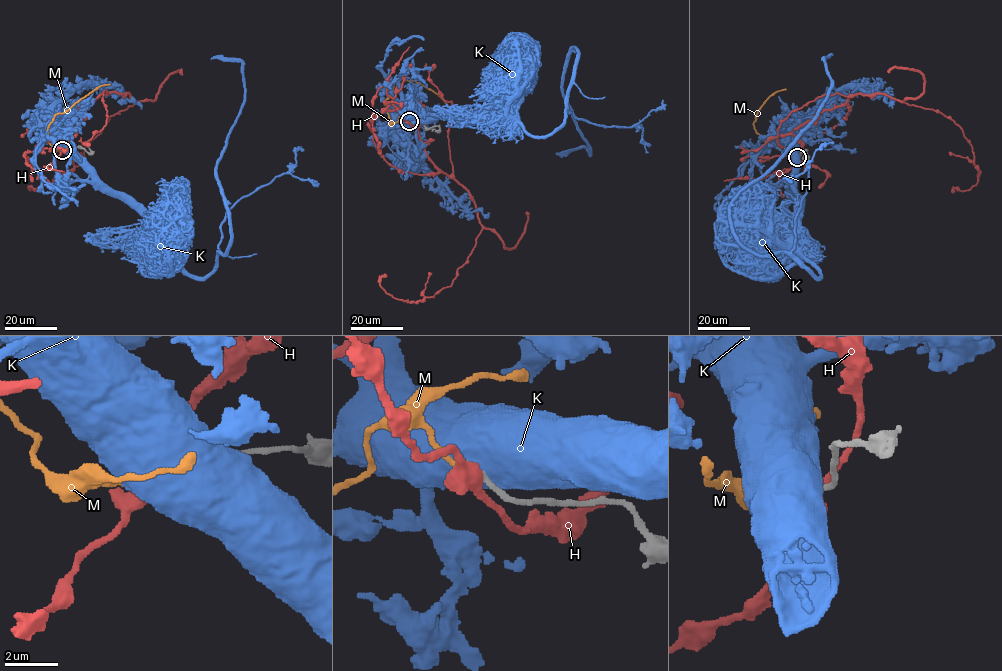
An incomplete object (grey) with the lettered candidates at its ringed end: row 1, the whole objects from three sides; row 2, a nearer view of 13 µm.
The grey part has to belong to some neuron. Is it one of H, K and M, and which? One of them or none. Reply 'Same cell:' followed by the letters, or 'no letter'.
Same cell: M

